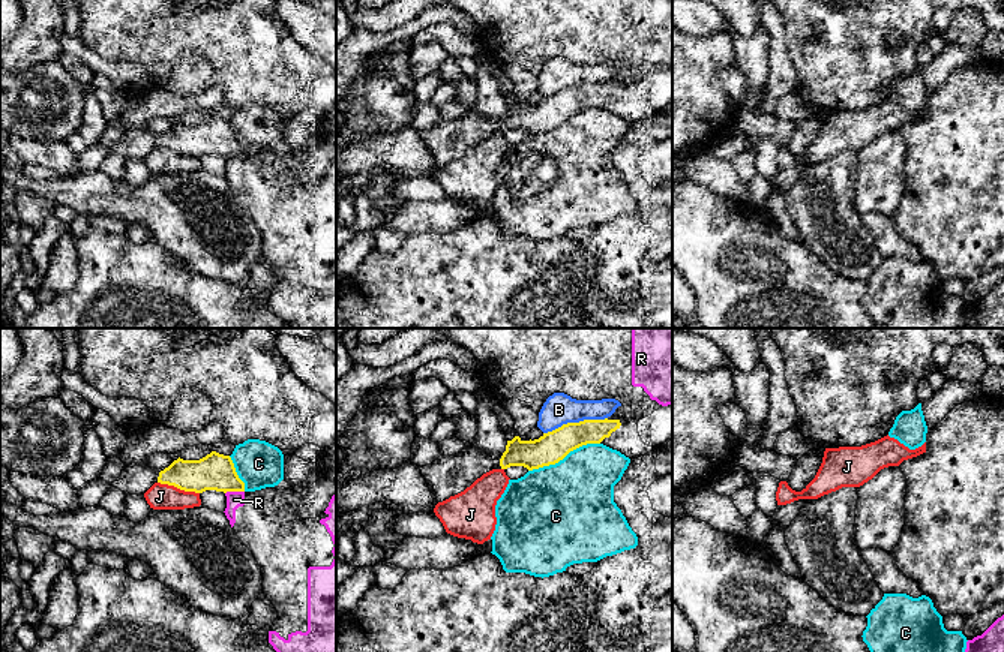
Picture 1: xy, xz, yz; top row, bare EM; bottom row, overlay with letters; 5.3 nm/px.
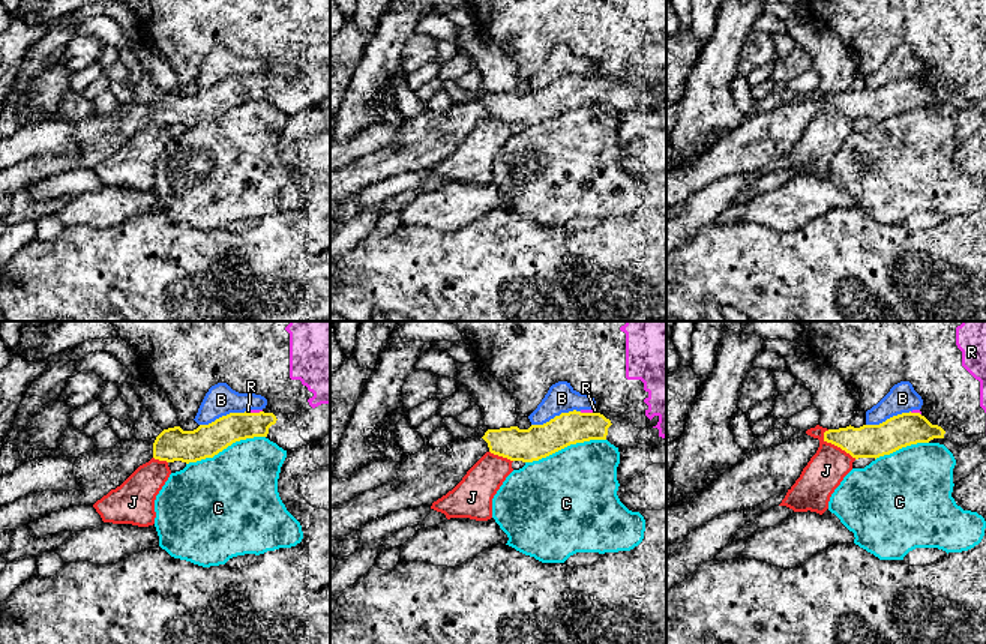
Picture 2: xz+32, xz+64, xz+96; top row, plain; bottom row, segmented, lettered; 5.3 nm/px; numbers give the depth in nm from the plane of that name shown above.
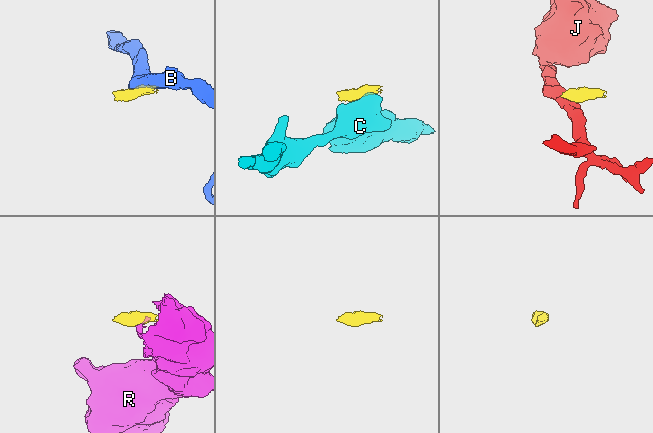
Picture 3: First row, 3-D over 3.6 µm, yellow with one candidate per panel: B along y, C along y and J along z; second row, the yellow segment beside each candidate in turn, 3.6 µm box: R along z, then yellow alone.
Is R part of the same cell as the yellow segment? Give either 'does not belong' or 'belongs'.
does not belong

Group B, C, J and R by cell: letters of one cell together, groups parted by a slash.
B / C / J / R

